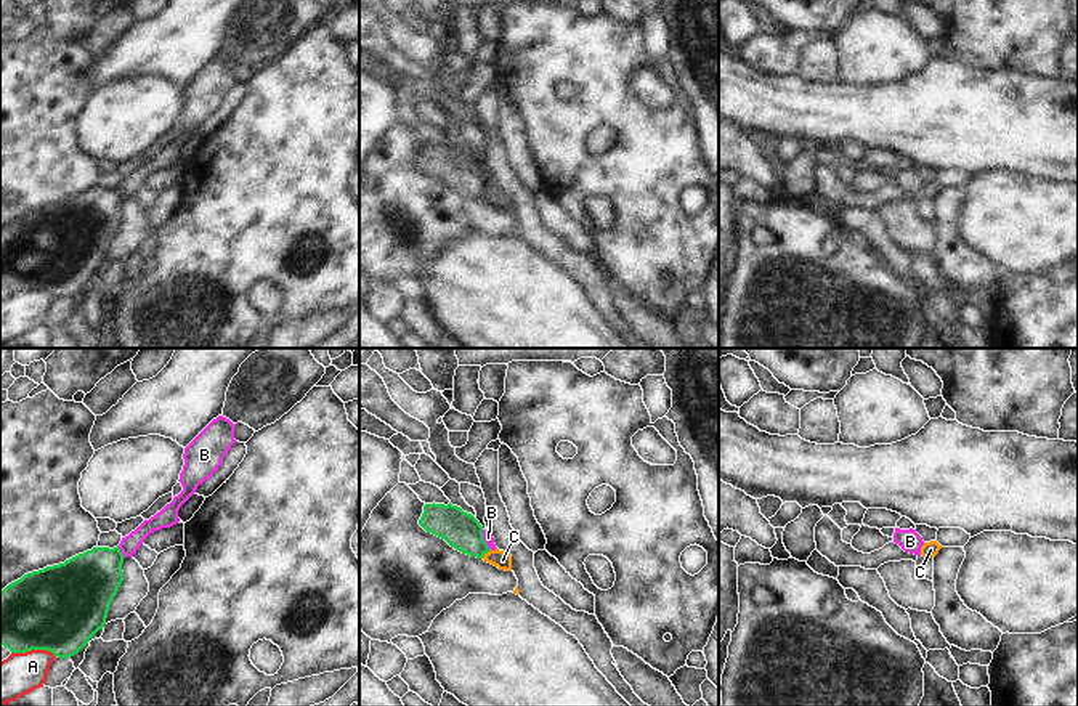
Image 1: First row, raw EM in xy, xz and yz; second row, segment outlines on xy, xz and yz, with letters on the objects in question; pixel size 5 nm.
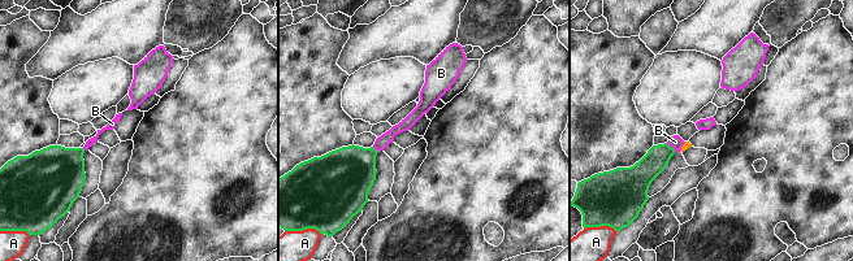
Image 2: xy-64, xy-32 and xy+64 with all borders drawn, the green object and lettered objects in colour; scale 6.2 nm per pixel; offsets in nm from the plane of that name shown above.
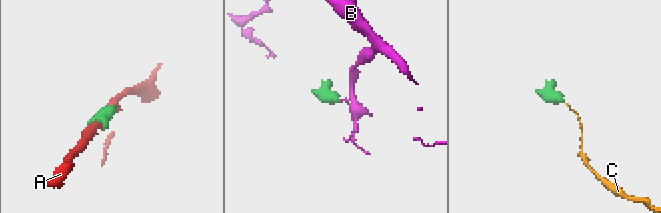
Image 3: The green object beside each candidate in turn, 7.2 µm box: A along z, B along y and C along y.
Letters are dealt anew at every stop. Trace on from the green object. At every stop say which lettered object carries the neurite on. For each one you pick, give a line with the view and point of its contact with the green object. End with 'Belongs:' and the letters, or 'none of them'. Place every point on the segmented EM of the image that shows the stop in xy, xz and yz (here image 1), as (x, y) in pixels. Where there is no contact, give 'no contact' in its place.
C: meets green in xz at (485, 552)
Belongs: C

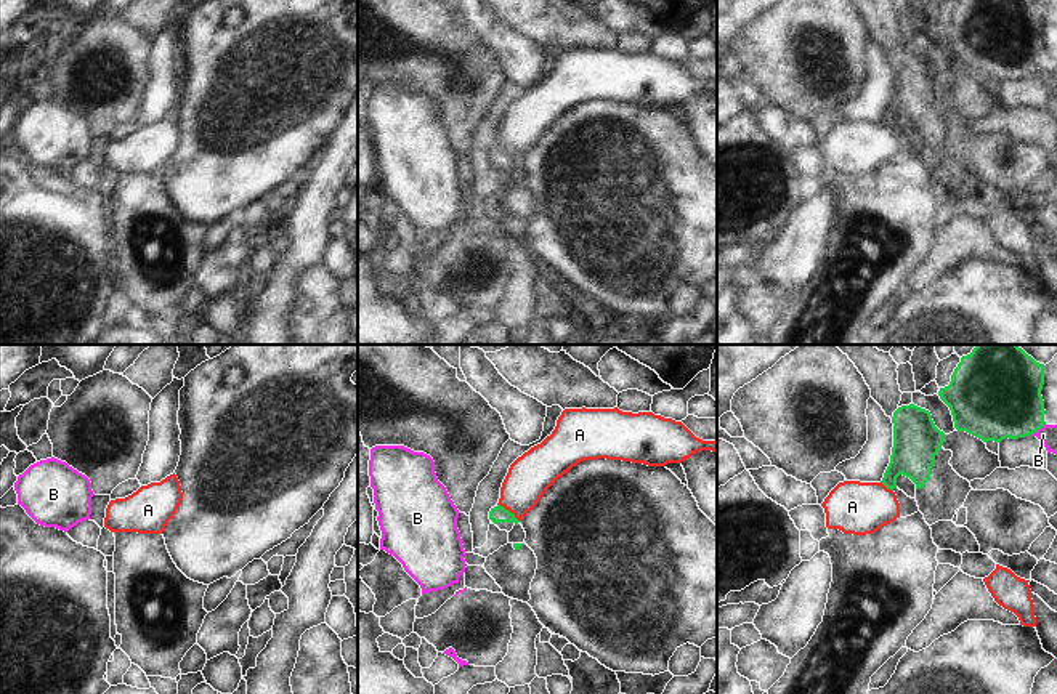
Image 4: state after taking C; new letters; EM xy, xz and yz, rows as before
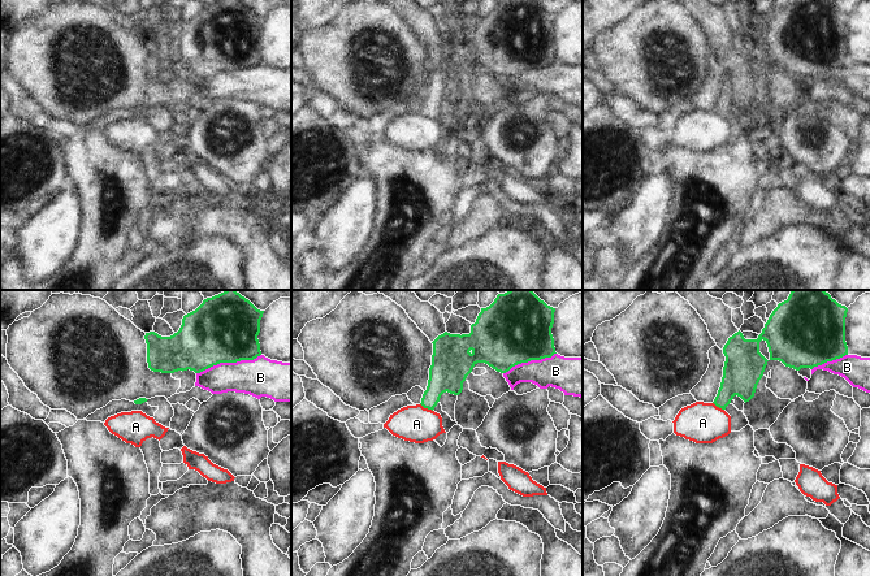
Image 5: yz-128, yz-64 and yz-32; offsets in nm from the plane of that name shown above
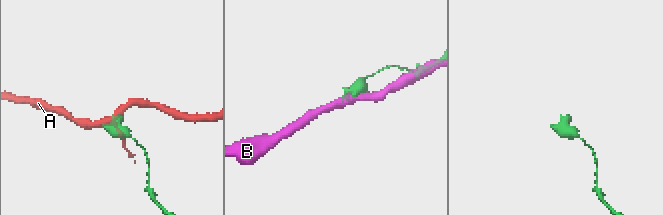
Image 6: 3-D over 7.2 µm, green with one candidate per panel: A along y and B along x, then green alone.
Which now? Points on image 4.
Belongs: none of them

